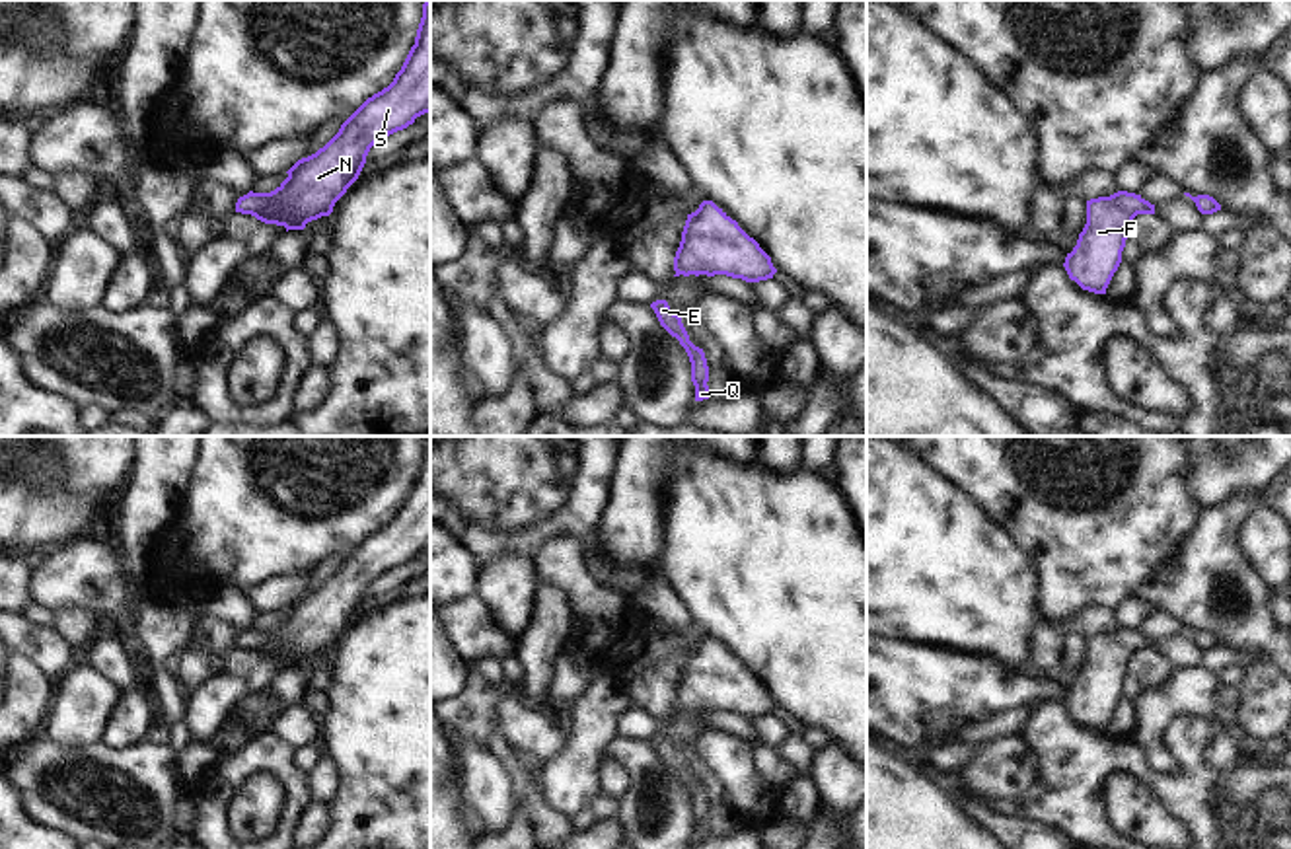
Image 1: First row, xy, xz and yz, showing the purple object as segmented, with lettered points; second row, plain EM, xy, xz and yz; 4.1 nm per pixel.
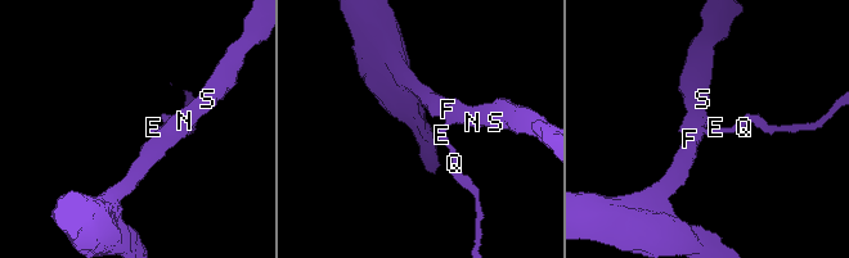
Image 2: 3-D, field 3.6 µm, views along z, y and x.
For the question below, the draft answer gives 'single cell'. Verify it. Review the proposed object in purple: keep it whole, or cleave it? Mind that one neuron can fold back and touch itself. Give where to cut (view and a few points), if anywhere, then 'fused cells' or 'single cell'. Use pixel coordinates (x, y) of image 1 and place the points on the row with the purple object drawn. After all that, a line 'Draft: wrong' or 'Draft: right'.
no cut | single cell
Draft: right

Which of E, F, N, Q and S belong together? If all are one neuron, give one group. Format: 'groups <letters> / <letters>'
groups E F N Q S

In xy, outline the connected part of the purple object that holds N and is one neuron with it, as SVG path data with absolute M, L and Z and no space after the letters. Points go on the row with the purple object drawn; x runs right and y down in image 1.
M430 0L401 70L382 92L368 97L315 154L298 160L271 193L240 197L236 212L265 224L304 230L333 212L335 203L358 179L370 148L430 113Z

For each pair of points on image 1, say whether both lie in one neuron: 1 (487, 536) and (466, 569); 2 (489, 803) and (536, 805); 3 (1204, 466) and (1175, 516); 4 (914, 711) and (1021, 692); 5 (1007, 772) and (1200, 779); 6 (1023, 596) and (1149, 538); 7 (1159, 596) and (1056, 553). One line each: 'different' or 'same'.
1: different
2: different
3: different
4: same
5: different
6: different
7: different

